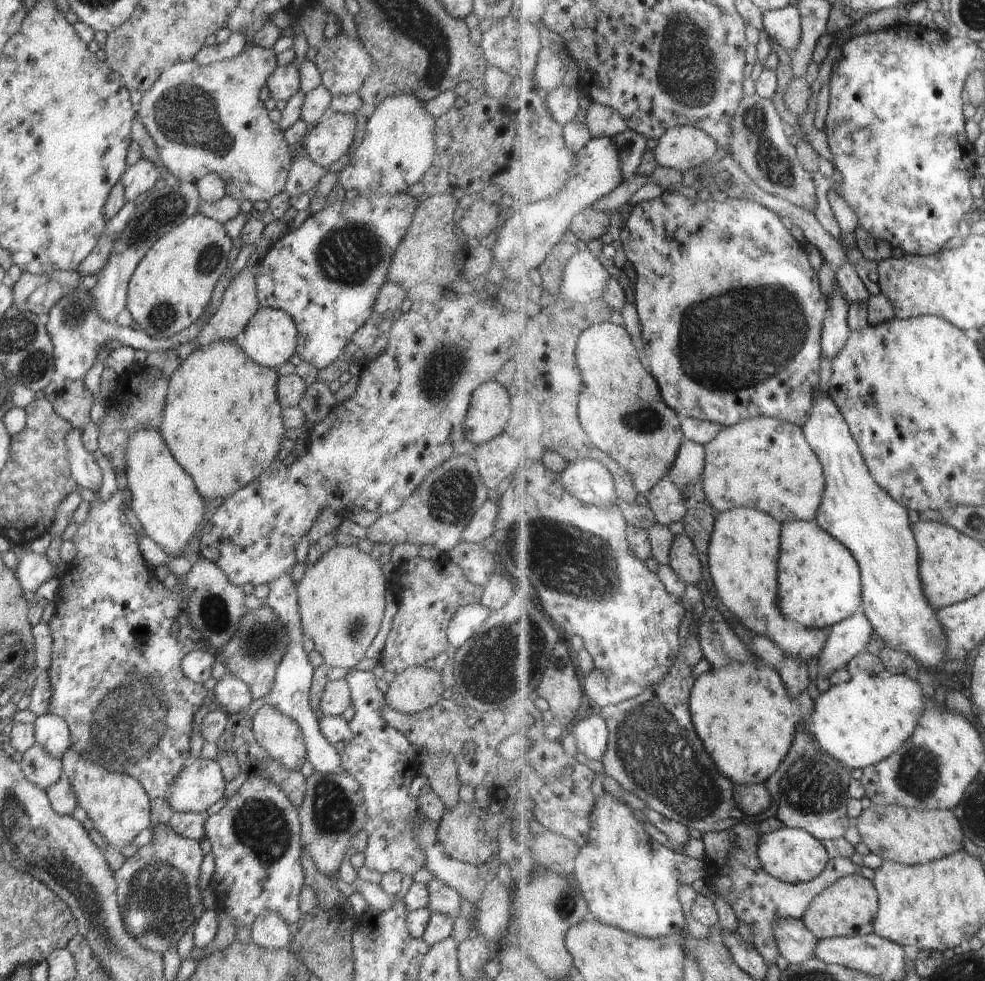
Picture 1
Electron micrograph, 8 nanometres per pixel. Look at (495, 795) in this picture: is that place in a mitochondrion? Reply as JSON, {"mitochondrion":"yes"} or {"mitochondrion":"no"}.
{"mitochondrion":"no"}

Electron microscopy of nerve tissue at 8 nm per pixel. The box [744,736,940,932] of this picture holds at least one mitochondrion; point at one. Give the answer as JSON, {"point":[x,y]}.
{"point":[815,787]}

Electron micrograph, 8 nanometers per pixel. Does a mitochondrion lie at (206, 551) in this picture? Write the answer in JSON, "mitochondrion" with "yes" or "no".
{"mitochondrion":"no"}

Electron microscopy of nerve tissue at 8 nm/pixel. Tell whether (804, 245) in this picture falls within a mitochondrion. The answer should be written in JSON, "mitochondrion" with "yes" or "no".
{"mitochondrion":"no"}

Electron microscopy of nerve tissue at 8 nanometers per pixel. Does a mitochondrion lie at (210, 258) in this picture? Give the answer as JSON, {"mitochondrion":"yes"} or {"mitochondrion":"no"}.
{"mitochondrion":"yes"}

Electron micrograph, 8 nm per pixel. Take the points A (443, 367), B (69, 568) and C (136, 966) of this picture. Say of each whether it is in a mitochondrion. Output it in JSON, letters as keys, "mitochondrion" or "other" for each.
{"A":"mitochondrion","B":"other","C":"mitochondrion"}

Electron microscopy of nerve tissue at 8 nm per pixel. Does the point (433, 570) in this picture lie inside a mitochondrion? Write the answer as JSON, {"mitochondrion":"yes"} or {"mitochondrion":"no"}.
{"mitochondrion":"no"}

